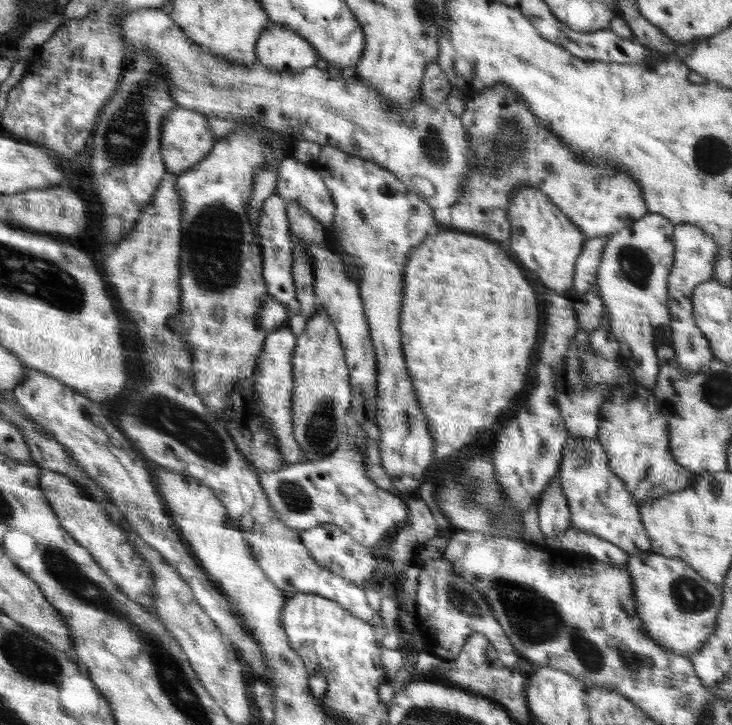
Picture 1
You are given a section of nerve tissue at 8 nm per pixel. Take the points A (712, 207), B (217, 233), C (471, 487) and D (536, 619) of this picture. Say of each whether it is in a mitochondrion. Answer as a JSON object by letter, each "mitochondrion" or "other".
{"A":"other","B":"mitochondrion","C":"mitochondrion","D":"mitochondrion"}

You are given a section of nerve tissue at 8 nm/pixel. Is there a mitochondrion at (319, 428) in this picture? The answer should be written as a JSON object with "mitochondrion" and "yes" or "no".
{"mitochondrion":"yes"}

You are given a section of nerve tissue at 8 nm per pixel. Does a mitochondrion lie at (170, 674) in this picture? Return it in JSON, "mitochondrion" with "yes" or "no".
{"mitochondrion":"yes"}

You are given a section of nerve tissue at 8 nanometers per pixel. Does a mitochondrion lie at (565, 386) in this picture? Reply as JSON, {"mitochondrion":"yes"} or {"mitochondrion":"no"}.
{"mitochondrion":"no"}

